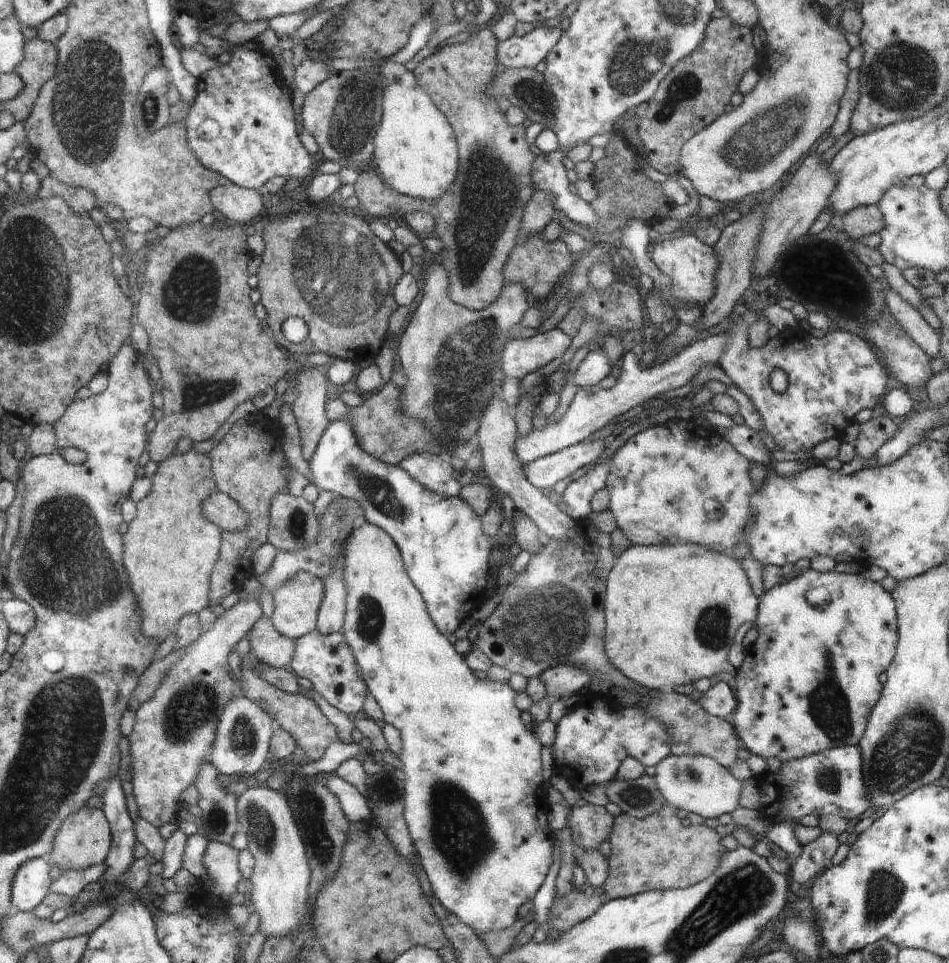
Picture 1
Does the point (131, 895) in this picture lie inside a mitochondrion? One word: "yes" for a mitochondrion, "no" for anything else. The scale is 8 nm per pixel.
no

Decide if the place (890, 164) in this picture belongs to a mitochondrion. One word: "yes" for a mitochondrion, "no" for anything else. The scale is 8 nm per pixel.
no

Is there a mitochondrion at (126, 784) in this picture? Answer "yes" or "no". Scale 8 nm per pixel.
no

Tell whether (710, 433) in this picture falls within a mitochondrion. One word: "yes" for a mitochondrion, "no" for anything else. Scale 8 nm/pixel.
no

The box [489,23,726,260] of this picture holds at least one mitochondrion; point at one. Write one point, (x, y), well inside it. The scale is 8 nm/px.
(685, 87)

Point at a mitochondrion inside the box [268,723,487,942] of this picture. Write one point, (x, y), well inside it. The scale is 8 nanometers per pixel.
(309, 806)

